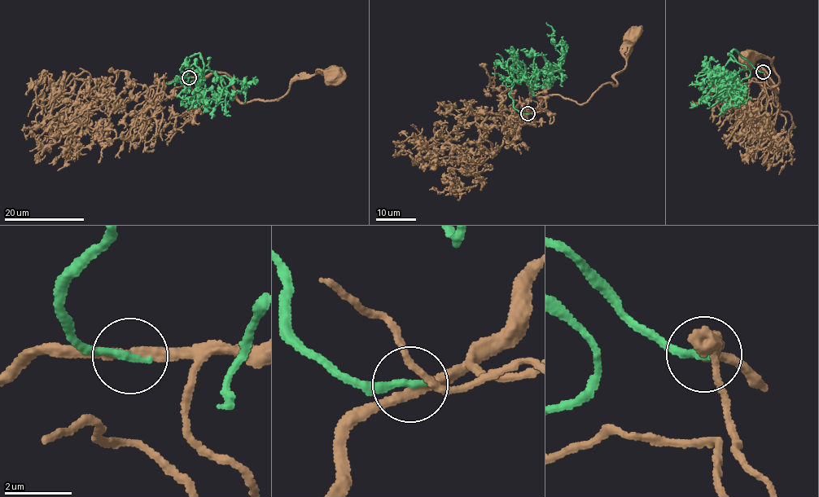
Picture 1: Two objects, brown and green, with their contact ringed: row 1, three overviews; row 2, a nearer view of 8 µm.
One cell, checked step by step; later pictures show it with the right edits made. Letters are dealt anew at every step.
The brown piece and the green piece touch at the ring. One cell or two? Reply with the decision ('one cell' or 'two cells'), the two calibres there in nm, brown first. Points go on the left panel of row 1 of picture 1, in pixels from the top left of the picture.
one cell; 280 nm thick on the brown side, 260 nm on the other

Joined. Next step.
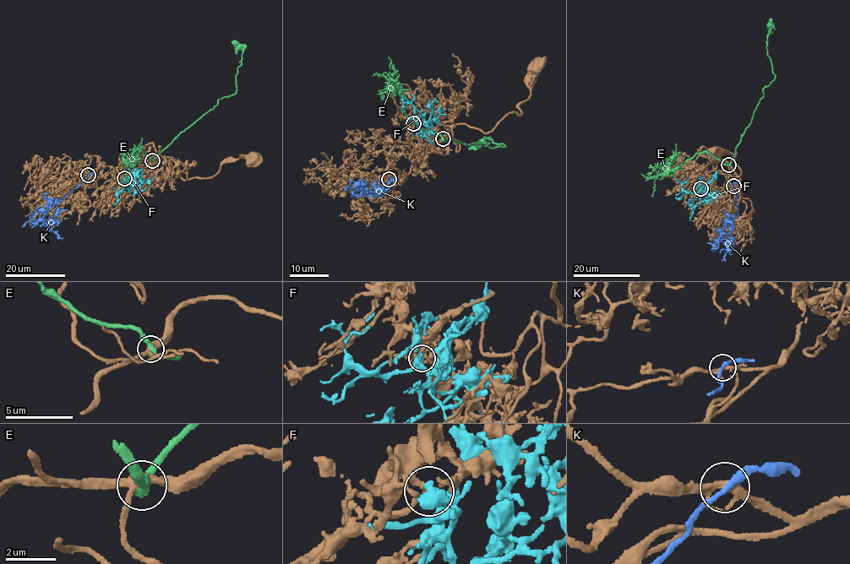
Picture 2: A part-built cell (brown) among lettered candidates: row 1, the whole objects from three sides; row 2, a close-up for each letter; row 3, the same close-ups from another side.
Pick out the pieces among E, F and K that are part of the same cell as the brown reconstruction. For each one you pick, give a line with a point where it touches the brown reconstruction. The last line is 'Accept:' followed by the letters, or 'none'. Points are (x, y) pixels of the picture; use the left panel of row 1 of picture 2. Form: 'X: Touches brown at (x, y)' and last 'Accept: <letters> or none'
Accept: none

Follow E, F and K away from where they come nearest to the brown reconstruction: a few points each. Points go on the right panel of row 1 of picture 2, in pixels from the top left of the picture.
E: (728, 164), (753, 119), (764, 94), (762, 90), (774, 80), (767, 50), (770, 19)
F: (700, 188), (705, 201), (712, 196), (705, 192), (689, 200), (693, 200)
K: (733, 186), (738, 213), (726, 223), (713, 245), (713, 251)

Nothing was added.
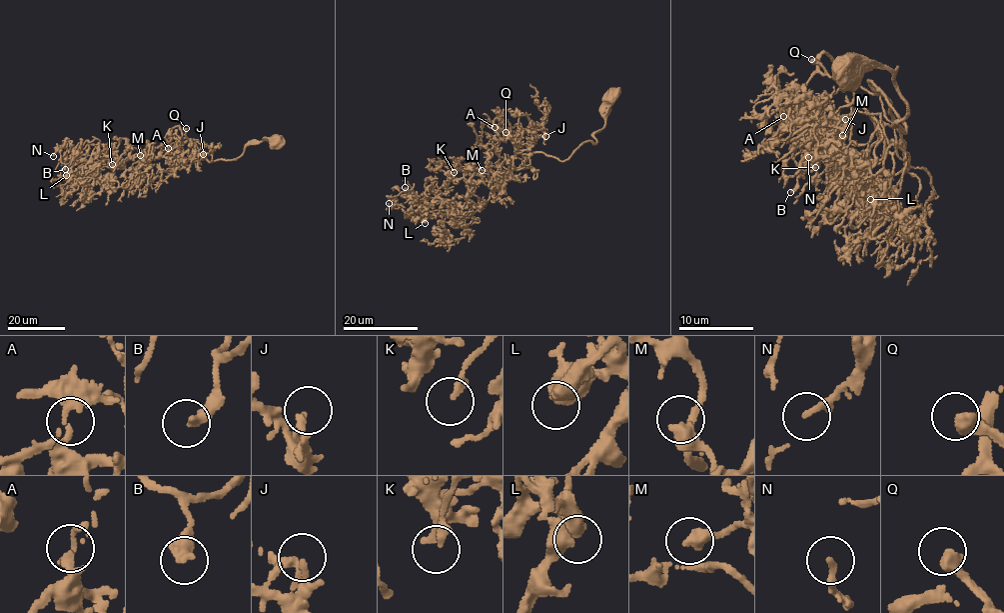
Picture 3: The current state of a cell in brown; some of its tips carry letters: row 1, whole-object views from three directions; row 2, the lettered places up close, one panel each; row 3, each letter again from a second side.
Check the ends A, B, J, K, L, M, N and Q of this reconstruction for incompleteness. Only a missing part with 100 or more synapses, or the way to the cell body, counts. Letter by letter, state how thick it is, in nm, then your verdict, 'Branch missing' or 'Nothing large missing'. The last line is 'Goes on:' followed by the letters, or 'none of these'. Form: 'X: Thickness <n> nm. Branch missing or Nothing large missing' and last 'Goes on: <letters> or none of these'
A: Thickness 280 nm. Nothing large missing
B: Thickness 340 nm. Nothing large missing
J: Thickness 90 nm. Nothing large missing
K: Thickness 200 nm. Nothing large missing
L: Thickness 550 nm. Nothing large missing
M: Thickness 260 nm. Nothing large missing
N: Thickness 200 nm. Nothing large missing
Q: Thickness 480 nm. Branch missing
Goes on: Q

